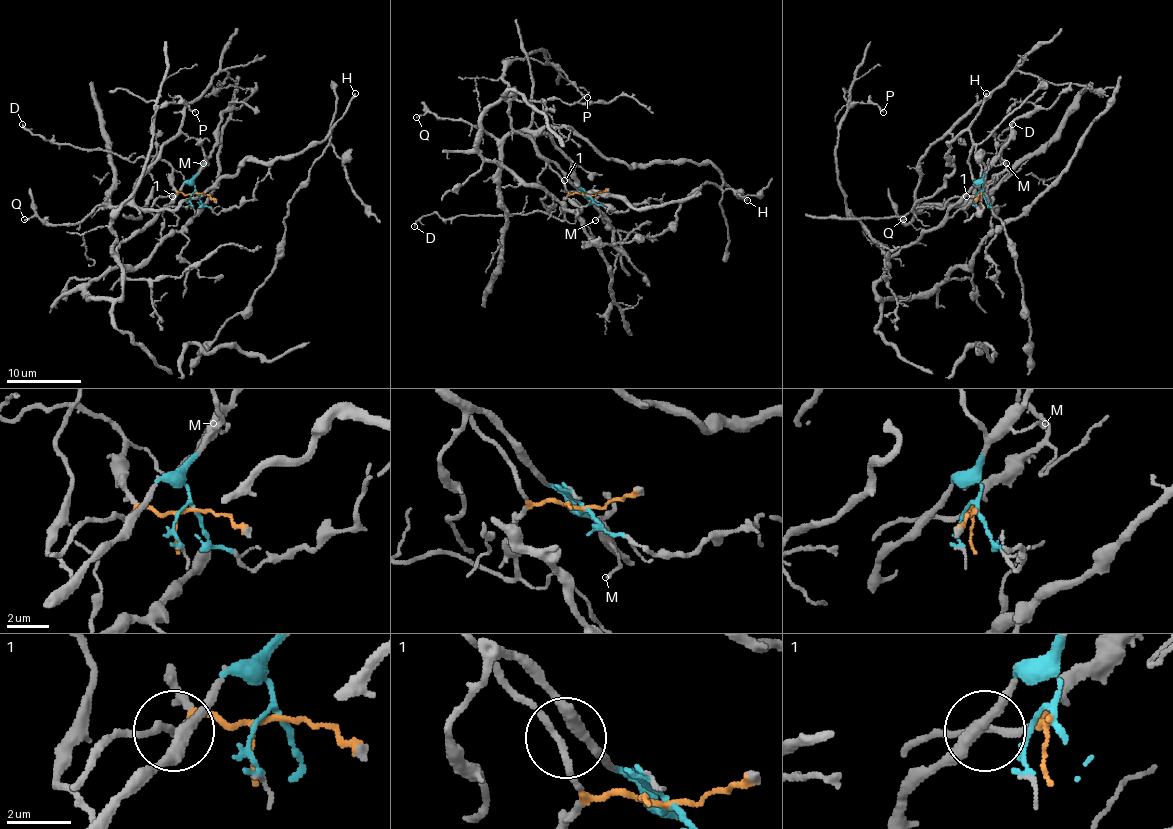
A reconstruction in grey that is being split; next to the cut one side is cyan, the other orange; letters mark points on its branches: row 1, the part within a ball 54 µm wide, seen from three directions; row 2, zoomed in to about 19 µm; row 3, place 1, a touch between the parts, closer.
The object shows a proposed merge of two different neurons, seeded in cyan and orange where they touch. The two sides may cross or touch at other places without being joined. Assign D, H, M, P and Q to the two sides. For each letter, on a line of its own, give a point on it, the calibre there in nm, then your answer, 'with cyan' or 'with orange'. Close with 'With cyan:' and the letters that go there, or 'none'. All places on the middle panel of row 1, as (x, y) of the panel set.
D: (414, 226) | 200 nm | with orange
H: (747, 200) | 240 nm | with orange
M: (595, 220) | 160 nm | with cyan
P: (587, 97) | 160 nm | with cyan
Q: (416, 117) | 150 nm | with orange
With cyan: M, P

